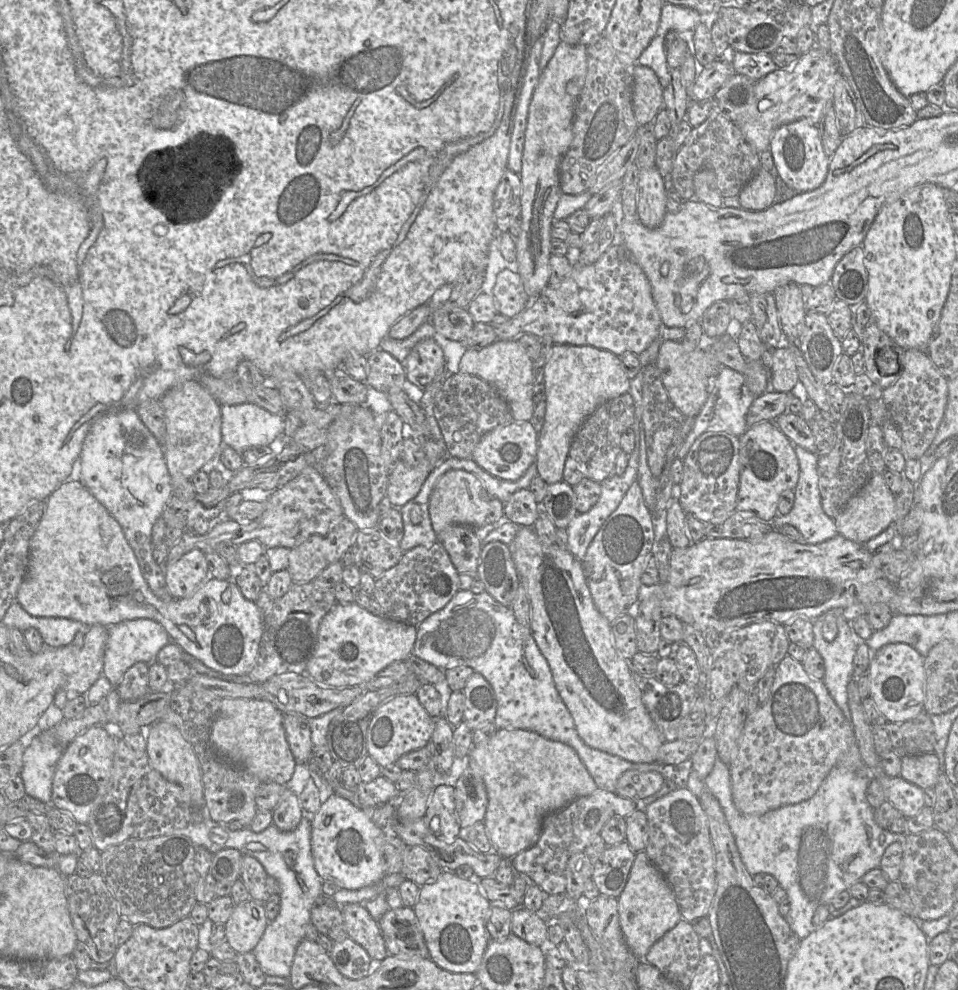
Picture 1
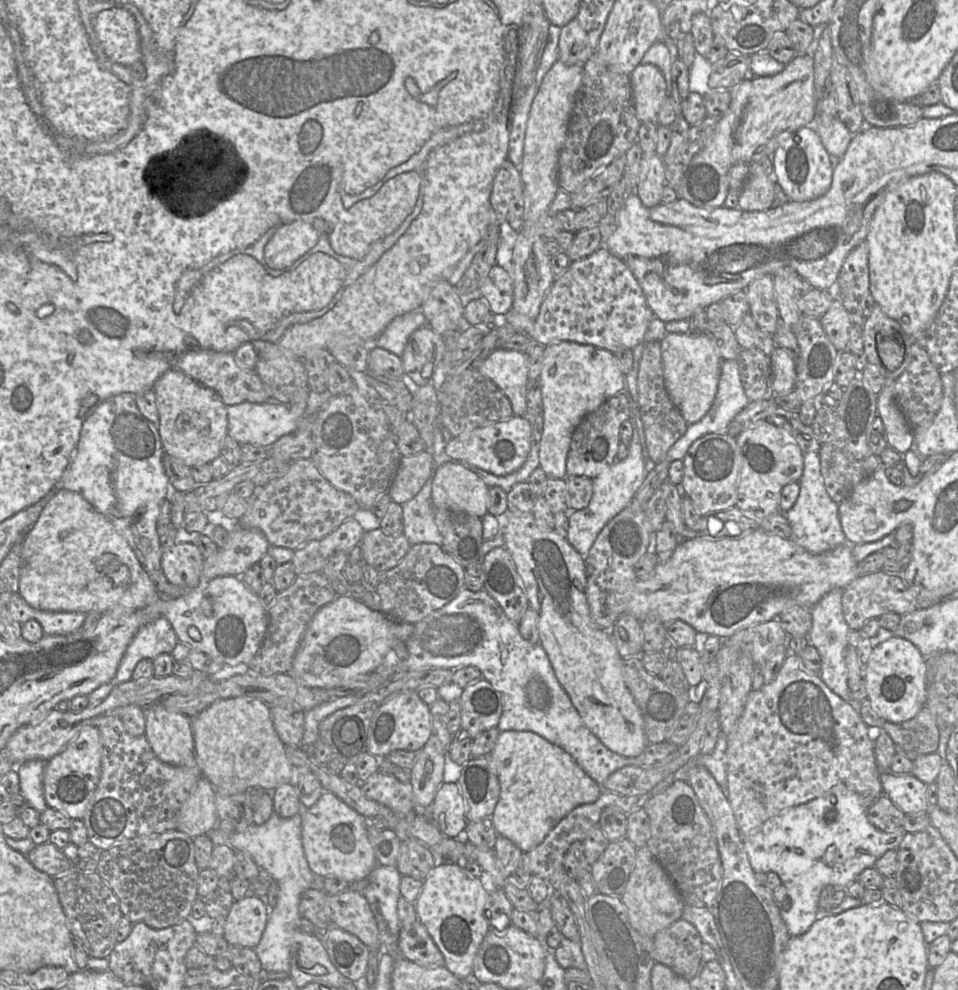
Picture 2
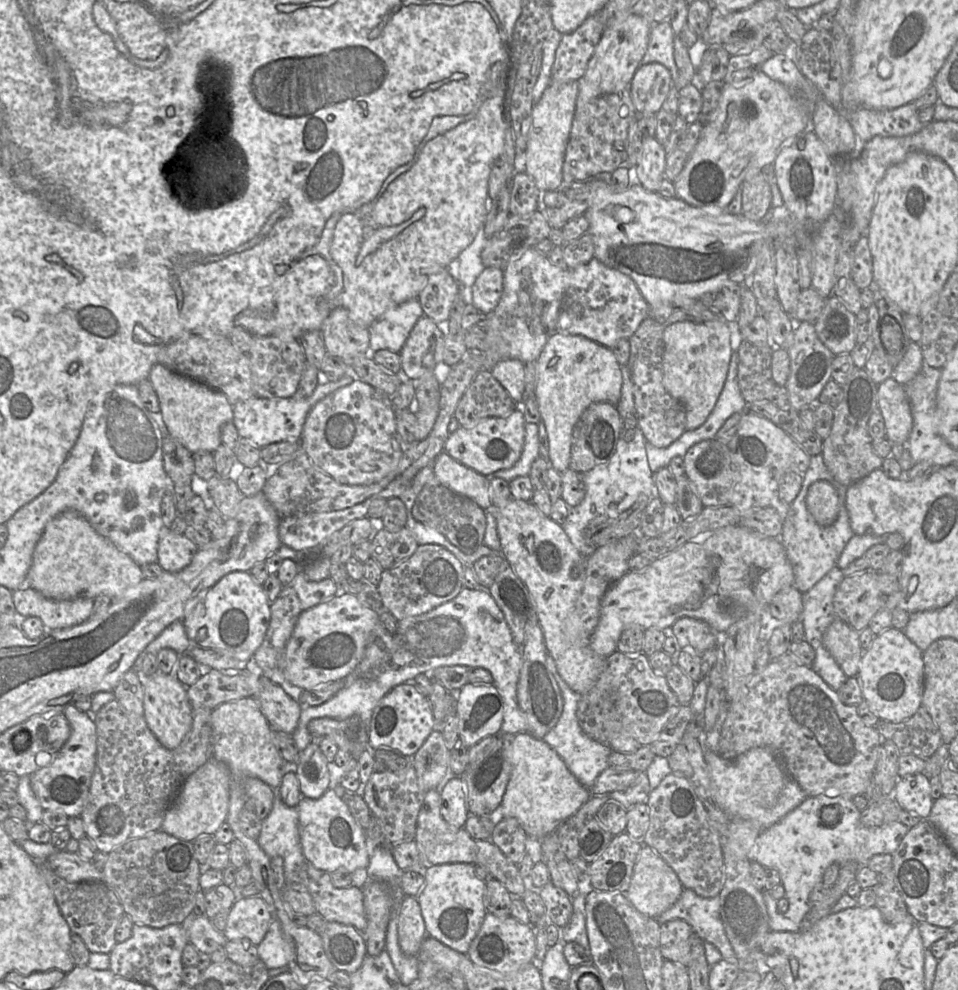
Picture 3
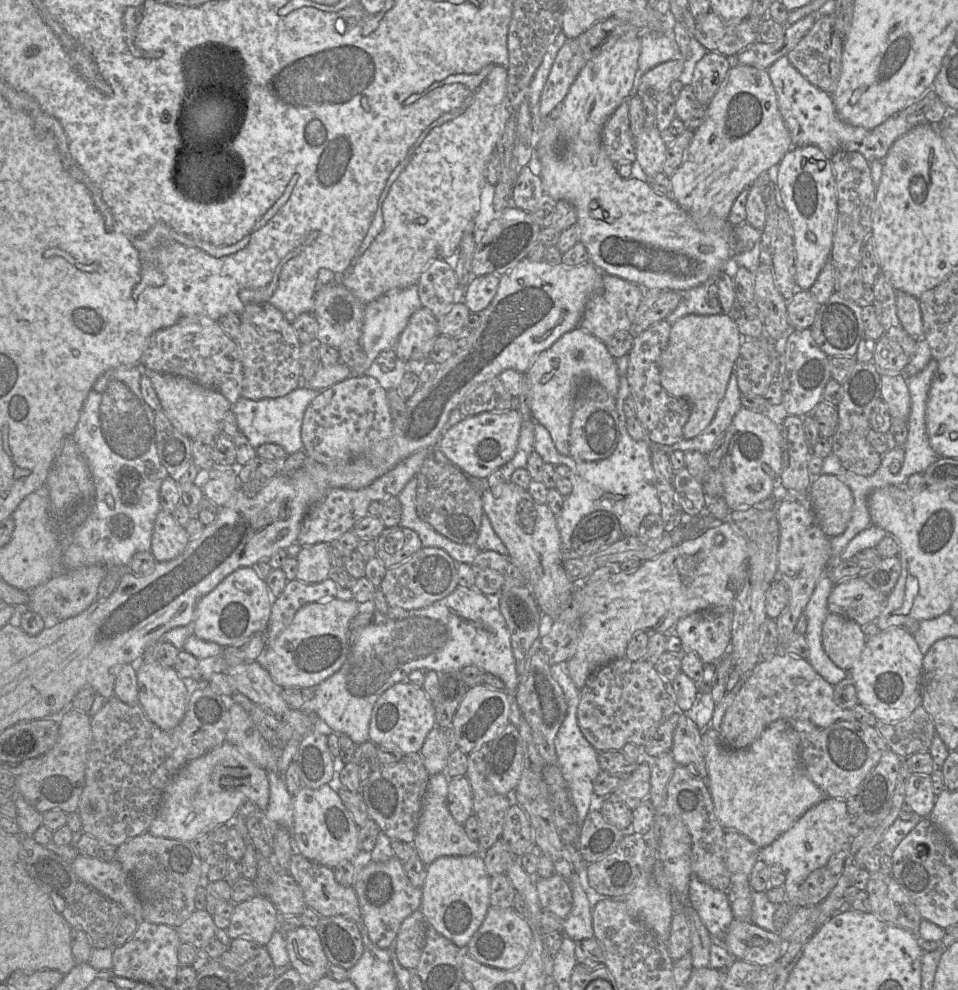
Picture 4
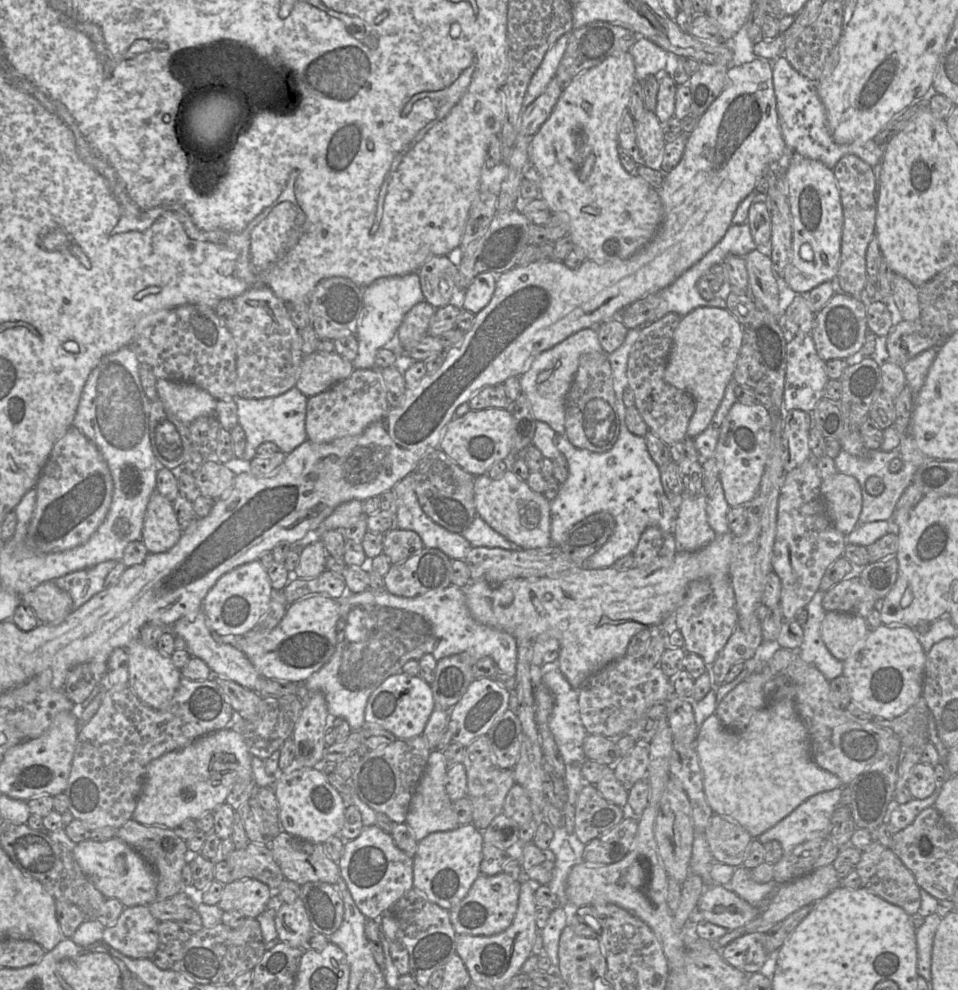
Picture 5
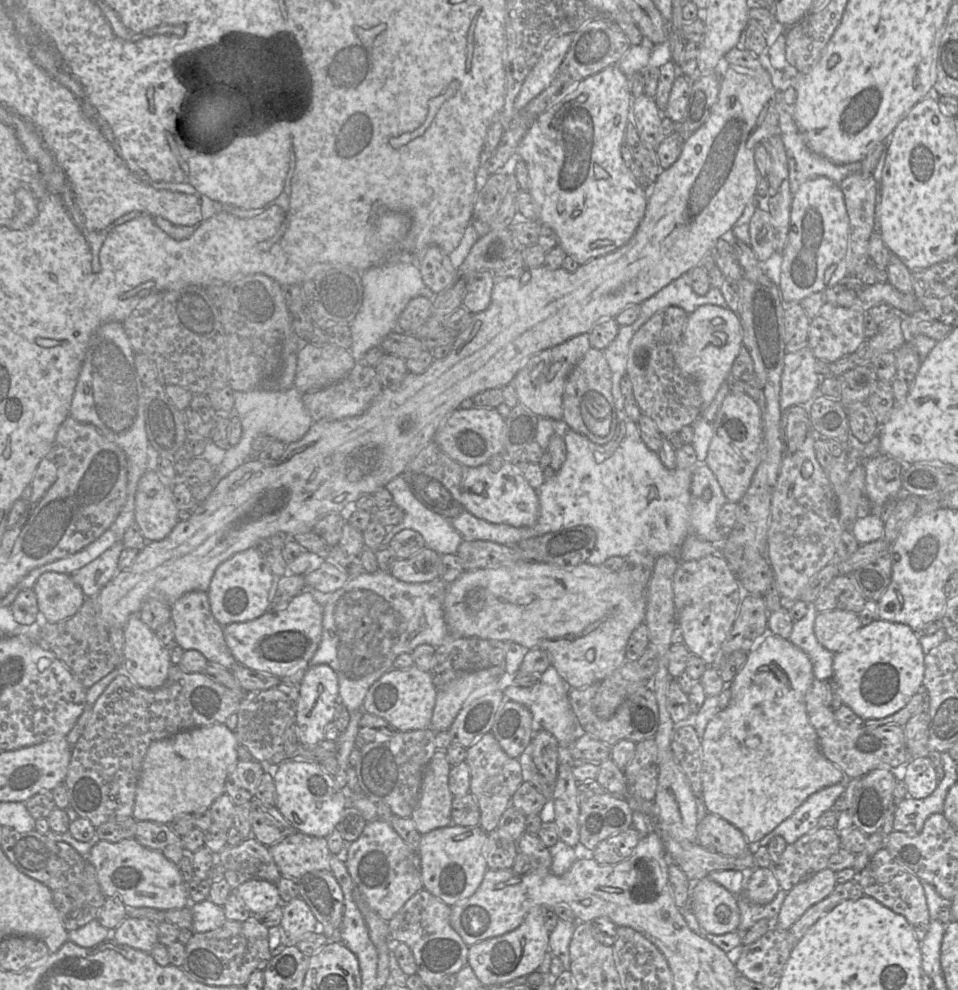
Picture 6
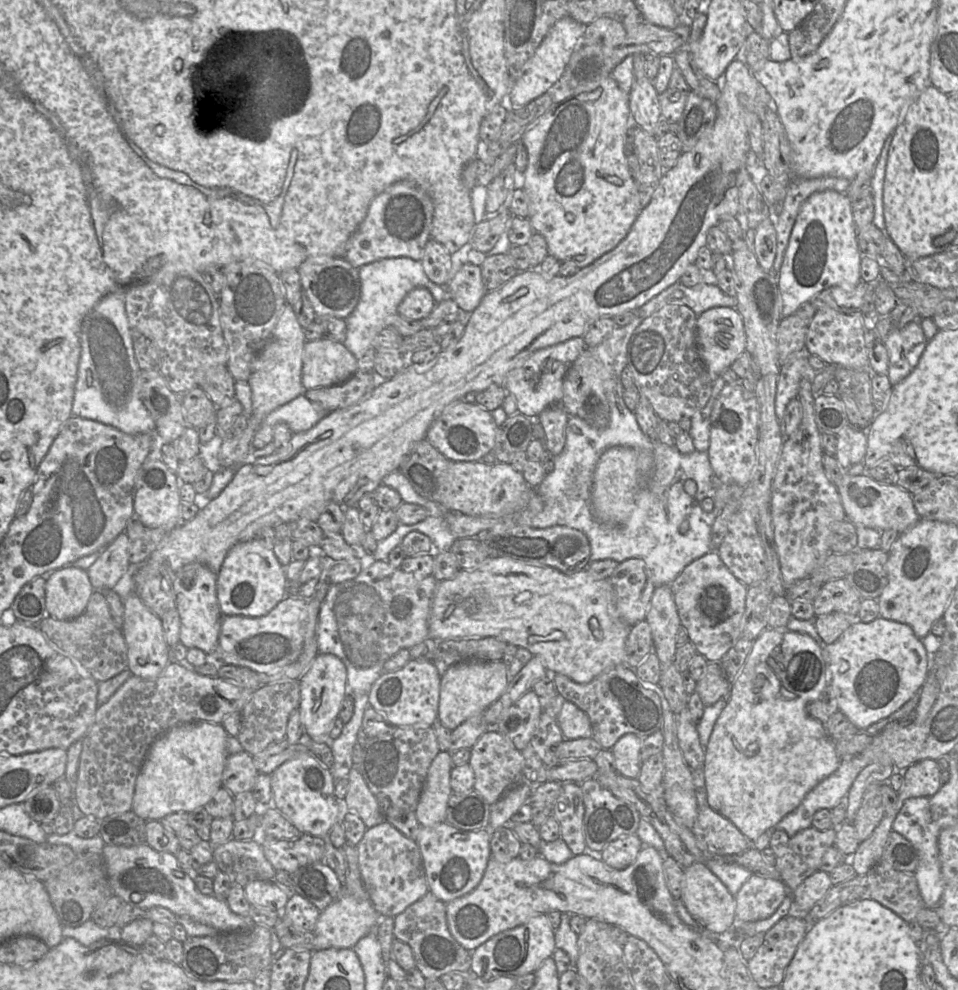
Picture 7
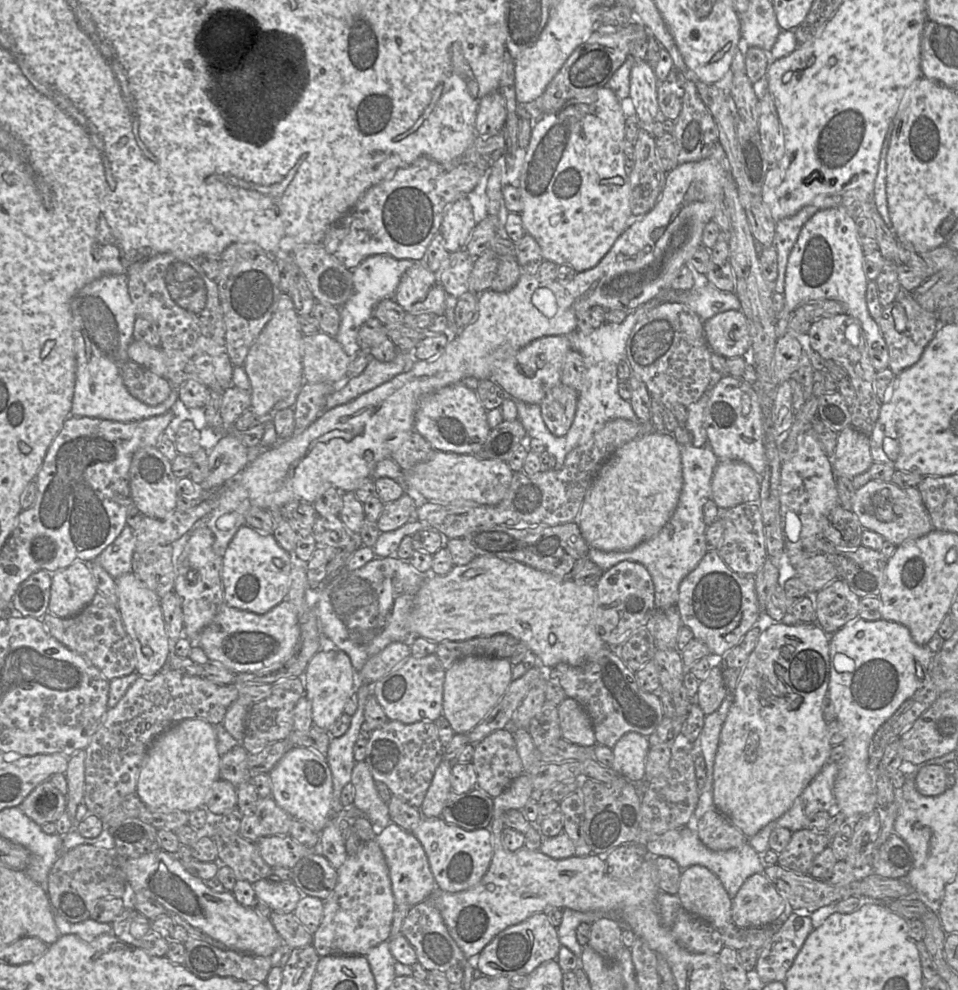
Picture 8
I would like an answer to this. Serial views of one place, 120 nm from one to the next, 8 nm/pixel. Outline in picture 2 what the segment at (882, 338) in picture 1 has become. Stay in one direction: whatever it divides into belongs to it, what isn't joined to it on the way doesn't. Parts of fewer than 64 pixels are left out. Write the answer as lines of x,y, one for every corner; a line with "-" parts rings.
875,304
871,314
865,319
863,325
863,350
866,354
867,361
878,367
879,371
885,378
898,378
910,364
909,347
905,349
904,360
902,364
894,371
886,369
879,357
876,346
876,335
884,330
894,330
896,333
905,333
896,320
886,315
881,307

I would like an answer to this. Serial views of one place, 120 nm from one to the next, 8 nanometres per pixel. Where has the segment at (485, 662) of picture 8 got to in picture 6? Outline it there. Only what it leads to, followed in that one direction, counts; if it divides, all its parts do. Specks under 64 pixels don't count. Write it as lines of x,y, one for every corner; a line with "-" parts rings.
488,667
462,674
446,690
437,691
429,728
434,732
447,731
469,695
475,689
490,683
503,683
500,668

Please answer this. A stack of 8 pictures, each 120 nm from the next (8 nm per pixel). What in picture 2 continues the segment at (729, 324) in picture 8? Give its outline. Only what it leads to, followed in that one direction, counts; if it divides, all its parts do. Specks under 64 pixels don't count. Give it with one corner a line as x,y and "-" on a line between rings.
702,332
667,333
660,343
666,391
685,421
694,424
707,414
713,404
723,359

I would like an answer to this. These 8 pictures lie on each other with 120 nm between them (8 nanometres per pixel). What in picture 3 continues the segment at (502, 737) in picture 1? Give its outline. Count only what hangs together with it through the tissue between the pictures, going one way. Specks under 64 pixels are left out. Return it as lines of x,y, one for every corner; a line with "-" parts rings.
518,733
511,737
511,774
498,814
503,818
515,818
528,839
542,840
573,816
591,797
591,791
579,782
563,759
543,739
530,733

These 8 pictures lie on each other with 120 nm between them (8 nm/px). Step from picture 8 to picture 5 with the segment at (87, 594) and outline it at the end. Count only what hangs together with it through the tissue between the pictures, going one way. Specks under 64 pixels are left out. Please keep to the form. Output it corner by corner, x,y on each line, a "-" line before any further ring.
53,581
43,582
25,593
21,603
33,610
42,625
57,625
75,609
69,593
60,589

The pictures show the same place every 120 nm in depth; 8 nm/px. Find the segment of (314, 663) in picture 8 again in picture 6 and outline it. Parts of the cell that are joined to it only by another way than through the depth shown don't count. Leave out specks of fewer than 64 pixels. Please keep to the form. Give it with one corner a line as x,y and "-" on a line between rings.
327,664
308,667
299,685
299,698
295,724
298,742
304,745
315,745
325,739
325,727
333,720
334,711
339,701
338,677

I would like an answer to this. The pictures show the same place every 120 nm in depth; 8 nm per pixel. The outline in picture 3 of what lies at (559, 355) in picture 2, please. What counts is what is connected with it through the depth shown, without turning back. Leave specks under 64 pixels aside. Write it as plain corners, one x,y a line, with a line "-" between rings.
555,332
547,341
537,359
536,398
545,425
549,445
549,466
559,473
570,466
573,429
582,413
593,403
608,402
618,406
621,398
623,377
621,366
610,348
583,336

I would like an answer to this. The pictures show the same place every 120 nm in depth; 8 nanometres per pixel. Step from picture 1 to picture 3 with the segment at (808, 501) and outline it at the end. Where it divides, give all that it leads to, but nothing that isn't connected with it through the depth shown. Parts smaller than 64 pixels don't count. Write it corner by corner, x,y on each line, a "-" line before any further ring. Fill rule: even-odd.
822,455
810,456
810,466
803,475
803,483
796,499
790,504
787,515
783,521
780,542
783,544
788,560
794,571
794,586
801,592
807,593
814,587
833,567
854,536
849,522
849,514
845,506
847,487
837,482
824,464
-
817,481
828,481
837,491
839,498
839,514
837,520
830,526
820,526
807,509
806,497
812,484

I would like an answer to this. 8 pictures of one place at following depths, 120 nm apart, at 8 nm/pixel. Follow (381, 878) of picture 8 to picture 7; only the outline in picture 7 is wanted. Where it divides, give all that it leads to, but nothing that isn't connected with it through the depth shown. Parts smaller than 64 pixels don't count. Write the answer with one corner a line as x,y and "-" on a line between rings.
343,890
338,899
321,911
314,933
314,950
352,948
364,936
374,932
379,923
379,913
367,892
367,899
352,897

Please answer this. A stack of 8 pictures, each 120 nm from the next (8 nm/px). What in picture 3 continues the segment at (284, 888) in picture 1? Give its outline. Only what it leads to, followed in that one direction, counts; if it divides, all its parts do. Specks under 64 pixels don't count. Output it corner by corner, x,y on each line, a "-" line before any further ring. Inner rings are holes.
278,788
274,789
272,809
262,820
257,843
269,858
283,858
285,883
298,882
296,868
305,861
298,832
298,811
282,801
-
272,919
263,941
257,946
260,960
268,969
287,967
287,944
279,922

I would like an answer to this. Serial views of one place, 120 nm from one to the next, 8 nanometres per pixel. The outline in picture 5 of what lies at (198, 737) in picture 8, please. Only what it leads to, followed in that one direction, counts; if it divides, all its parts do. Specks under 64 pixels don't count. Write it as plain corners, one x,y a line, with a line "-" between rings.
232,728
204,735
190,745
151,761
132,818
145,826
175,829
184,820
214,812
238,782
252,781
252,755
243,736

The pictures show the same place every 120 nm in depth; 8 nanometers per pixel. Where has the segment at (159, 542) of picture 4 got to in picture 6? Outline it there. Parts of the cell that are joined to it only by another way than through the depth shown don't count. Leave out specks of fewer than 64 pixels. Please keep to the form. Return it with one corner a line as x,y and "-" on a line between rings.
147,470
140,478
135,495
135,521
147,541
166,538
179,522
178,509
173,502
173,485
164,485
156,470

